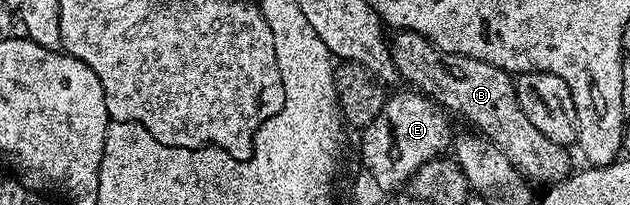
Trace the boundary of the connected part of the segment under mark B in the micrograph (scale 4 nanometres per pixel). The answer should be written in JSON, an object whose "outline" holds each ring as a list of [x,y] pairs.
{"outline":[[[400,30],[395,36],[400,43],[399,59],[404,59],[412,67],[413,74],[436,91],[435,99],[449,113],[457,112],[458,115],[465,116],[476,127],[473,129],[479,130],[492,143],[497,144],[529,181],[537,180],[543,186],[555,186],[573,175],[574,167],[572,168],[572,160],[568,157],[569,149],[551,141],[530,122],[519,104],[517,85],[509,73],[484,60],[443,52],[416,32]]]}

